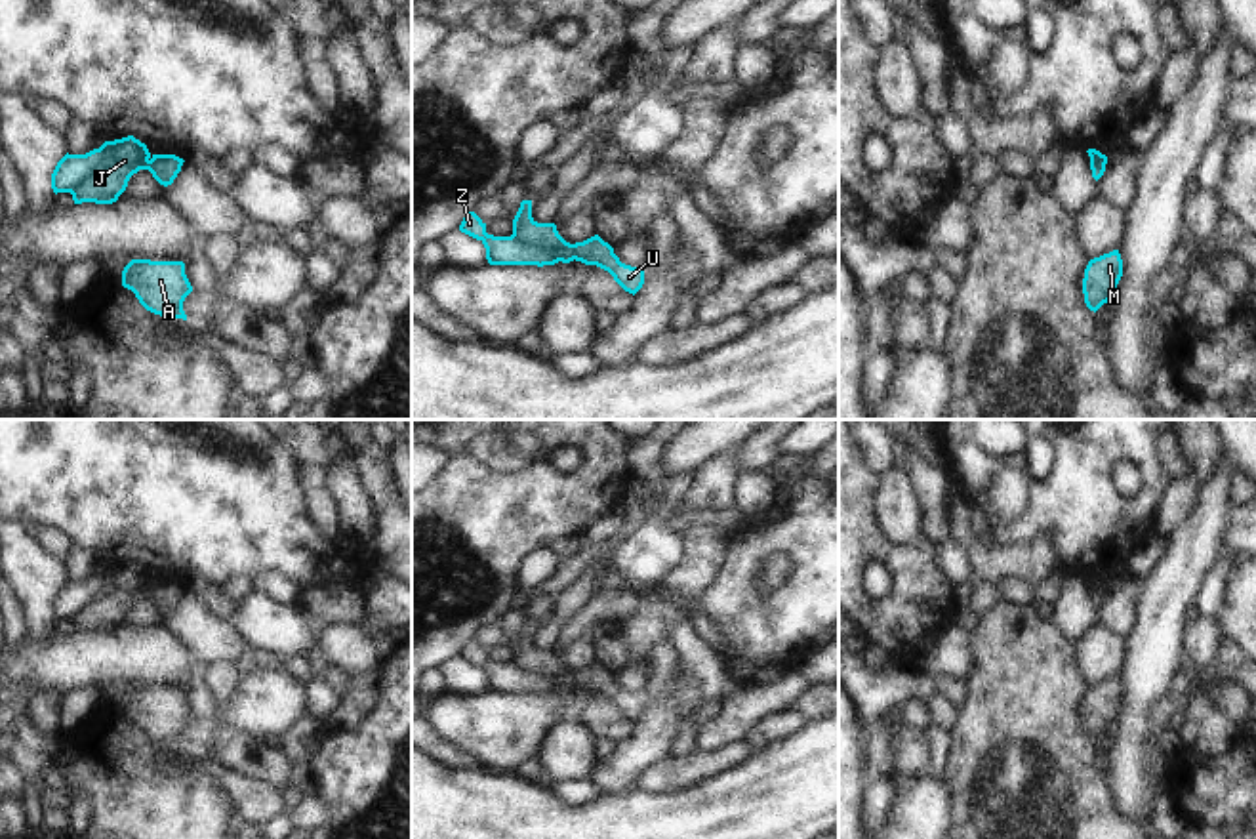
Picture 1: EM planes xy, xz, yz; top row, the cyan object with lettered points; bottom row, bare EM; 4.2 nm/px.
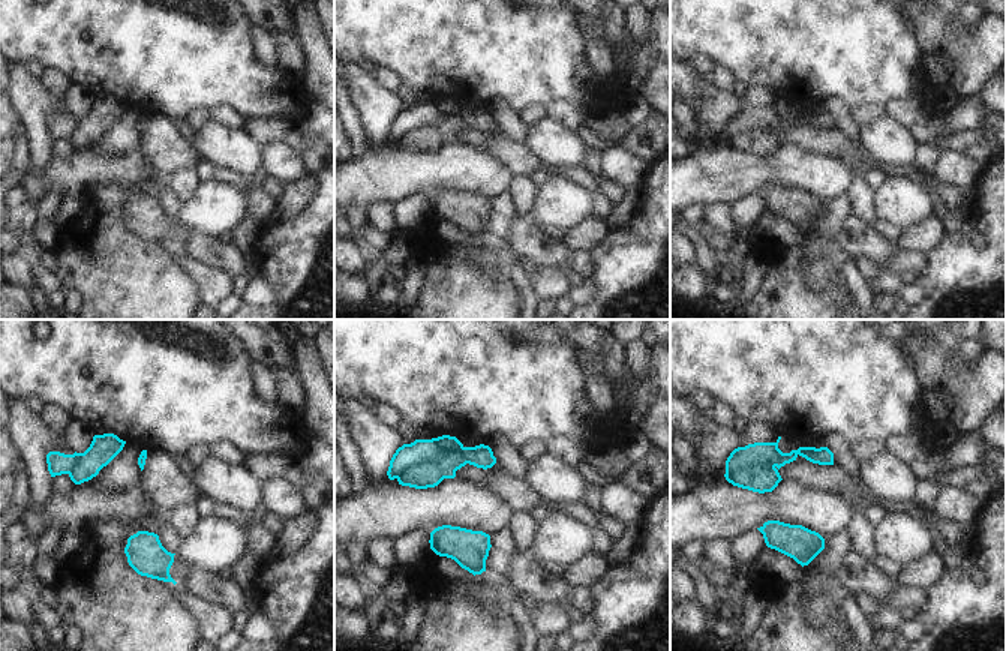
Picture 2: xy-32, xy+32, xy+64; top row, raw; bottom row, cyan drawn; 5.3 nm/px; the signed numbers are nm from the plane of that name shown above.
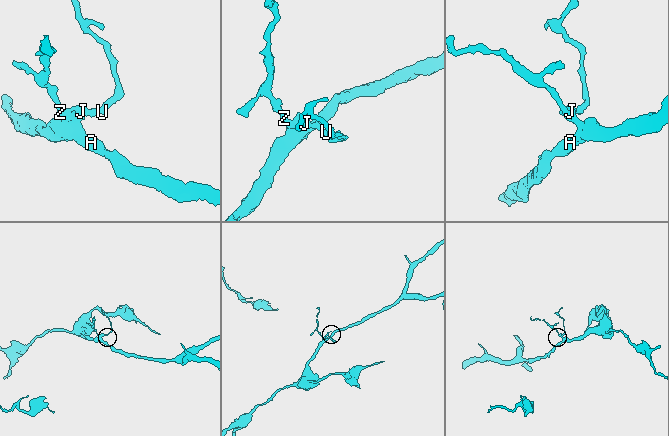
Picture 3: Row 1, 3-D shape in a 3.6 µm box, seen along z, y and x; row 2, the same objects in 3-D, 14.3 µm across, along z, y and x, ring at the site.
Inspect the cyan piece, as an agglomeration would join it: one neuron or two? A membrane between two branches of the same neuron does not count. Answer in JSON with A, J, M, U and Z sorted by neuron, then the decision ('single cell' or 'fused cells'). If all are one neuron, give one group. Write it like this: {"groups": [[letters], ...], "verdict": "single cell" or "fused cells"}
{"groups": [["A", "J", "M"], ["U", "Z"]], "verdict": "fused cells"}

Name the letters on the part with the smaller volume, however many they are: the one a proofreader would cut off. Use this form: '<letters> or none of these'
U, Z

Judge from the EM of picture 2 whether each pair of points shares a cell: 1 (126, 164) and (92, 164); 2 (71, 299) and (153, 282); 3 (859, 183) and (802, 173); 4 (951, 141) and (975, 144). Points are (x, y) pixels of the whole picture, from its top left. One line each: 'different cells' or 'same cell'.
1: same cell
2: different cells
3: different cells
4: same cell

